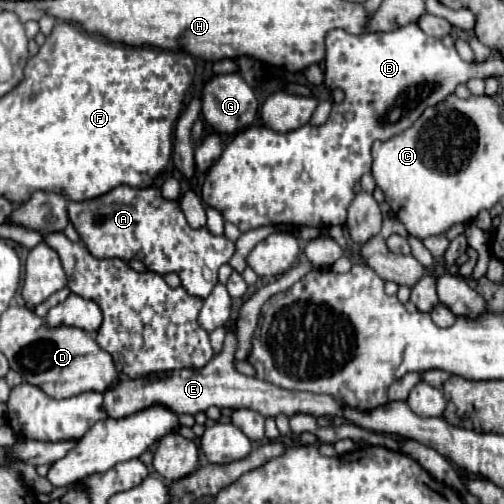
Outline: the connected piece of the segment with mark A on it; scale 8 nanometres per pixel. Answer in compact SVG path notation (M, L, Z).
M120 185L112 191L108 191L106 195L90 199L90 201L80 201L80 203L70 201L68 215L70 215L72 225L80 233L84 245L88 247L88 251L94 257L118 257L118 259L128 261L128 253L130 253L134 259L142 261L150 271L154 271L158 275L178 273L182 287L190 295L200 297L200 299L206 299L210 295L210 291L218 283L220 265L228 263L230 257L236 253L236 243L230 241L226 235L214 235L208 231L208 227L200 227L200 229L190 227L184 213L182 213L180 201L164 199L160 189L156 189L156 187L136 189L136 187Z

